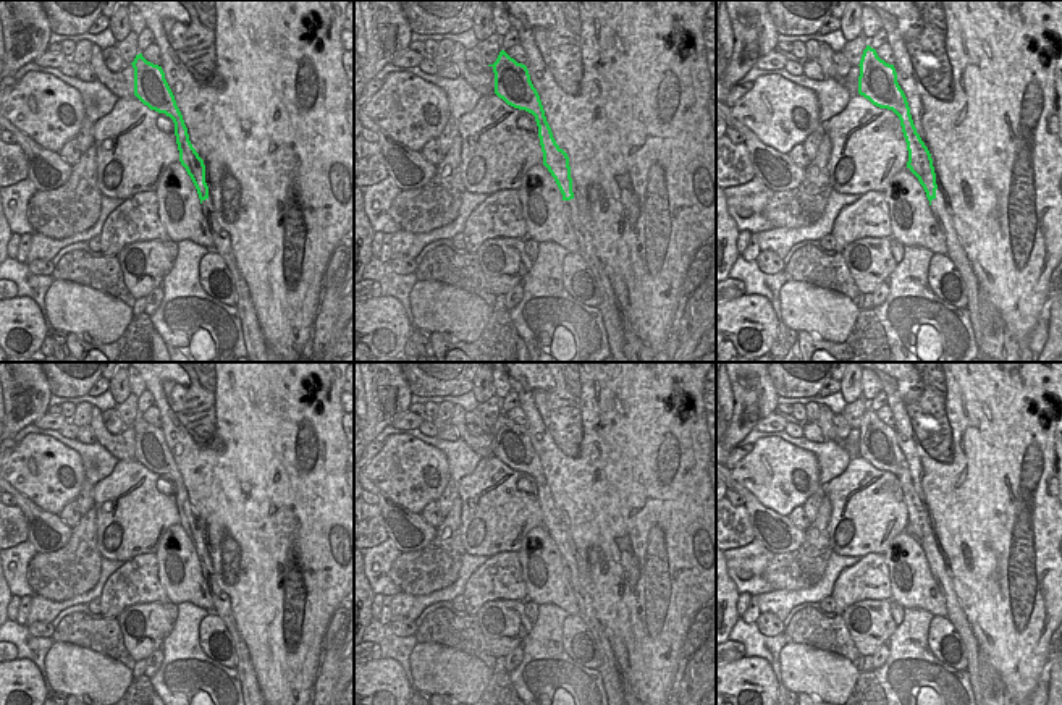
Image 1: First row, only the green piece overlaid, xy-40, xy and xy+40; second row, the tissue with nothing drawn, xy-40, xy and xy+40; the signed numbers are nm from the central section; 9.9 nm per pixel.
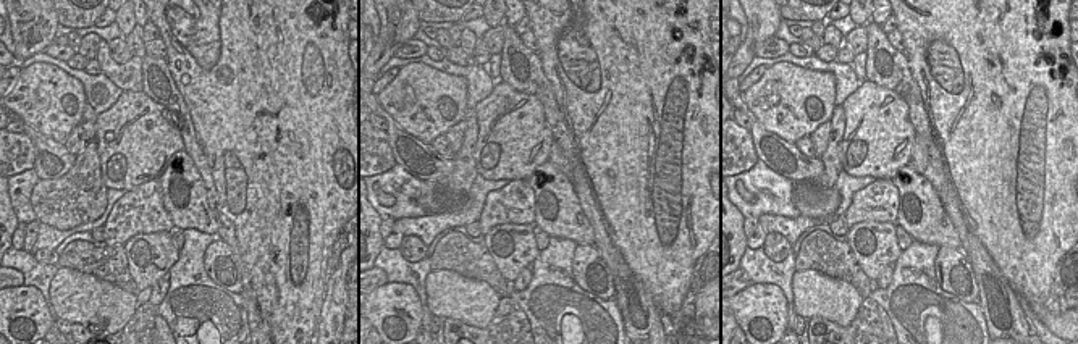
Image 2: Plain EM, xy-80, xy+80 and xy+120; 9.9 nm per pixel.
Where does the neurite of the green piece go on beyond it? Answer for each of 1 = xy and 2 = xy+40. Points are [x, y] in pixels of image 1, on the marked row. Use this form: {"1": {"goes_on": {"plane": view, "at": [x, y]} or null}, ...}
{"1": {"goes_on": null}, "2": {"goes_on": {"plane": "xy+40", "at": [956, 253]}}}

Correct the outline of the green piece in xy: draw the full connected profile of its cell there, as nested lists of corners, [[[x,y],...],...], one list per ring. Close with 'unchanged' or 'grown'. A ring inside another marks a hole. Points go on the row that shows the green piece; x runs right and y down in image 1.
[[[501,50],[496,61],[488,66],[491,66],[495,73],[495,94],[508,105],[525,110],[535,116],[543,165],[554,178],[563,201],[574,199],[569,157],[553,137],[540,95],[530,81],[527,66],[517,63],[504,50]]]; unchanged

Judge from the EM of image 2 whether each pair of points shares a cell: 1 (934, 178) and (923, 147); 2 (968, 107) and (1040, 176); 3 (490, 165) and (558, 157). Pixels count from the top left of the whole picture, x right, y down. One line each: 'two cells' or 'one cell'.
1: one cell
2: one cell
3: two cells

